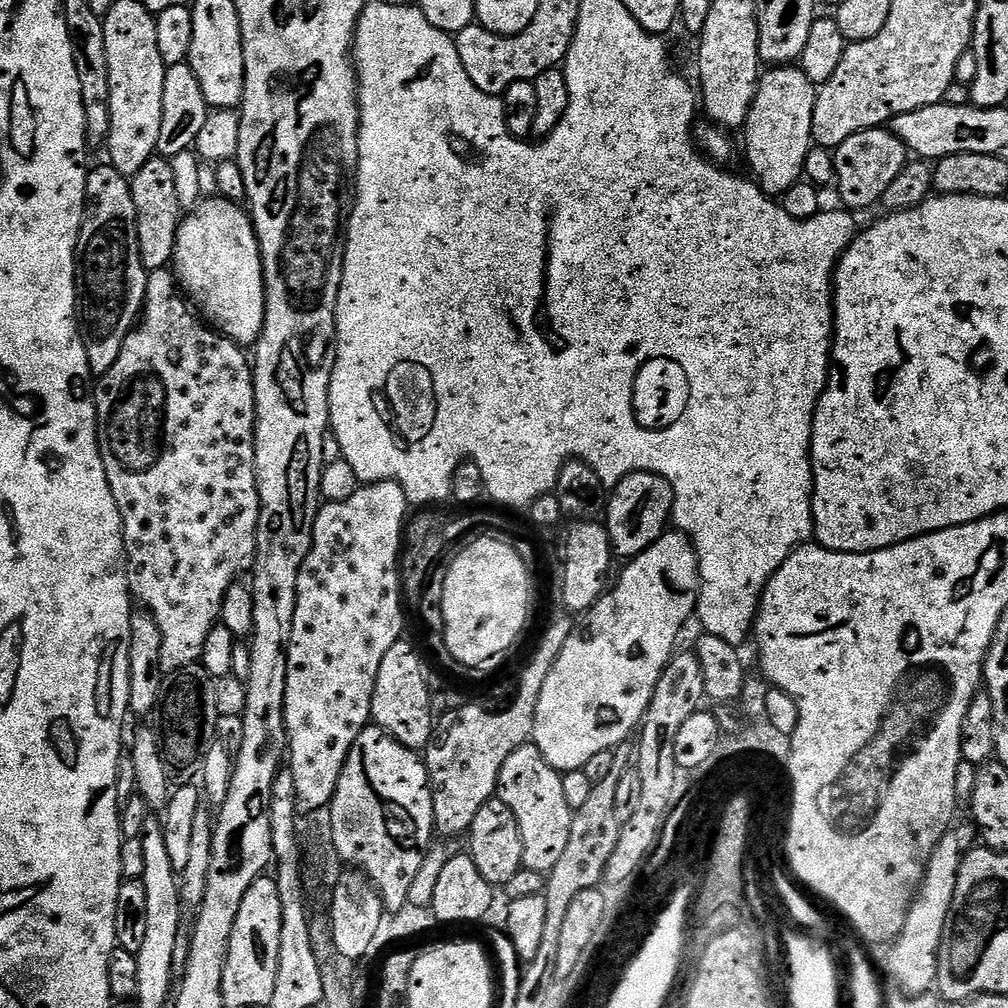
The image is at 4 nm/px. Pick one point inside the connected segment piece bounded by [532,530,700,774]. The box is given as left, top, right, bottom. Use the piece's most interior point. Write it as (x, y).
(597, 692)

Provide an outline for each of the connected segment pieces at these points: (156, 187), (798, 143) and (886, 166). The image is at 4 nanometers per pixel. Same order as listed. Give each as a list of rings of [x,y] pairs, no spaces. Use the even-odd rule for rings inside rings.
[[[157,154],[150,162],[146,162],[146,166],[142,166],[142,170],[138,170],[138,174],[130,177],[138,226],[138,250],[142,266],[149,273],[172,264],[174,246],[180,229],[182,211],[178,204],[177,184],[174,183],[171,164],[171,159]]]
[[[796,66],[769,67],[761,75],[759,84],[756,85],[756,97],[750,106],[750,114],[742,129],[744,152],[748,155],[748,164],[752,167],[753,174],[751,175],[755,183],[773,198],[783,196],[786,190],[790,190],[790,186],[794,186],[803,177],[806,154],[814,146],[812,123],[817,91],[817,85],[812,84],[810,78],[806,78],[806,74]]]
[[[887,127],[869,128],[867,132],[859,132],[846,142],[842,142],[834,150],[836,157],[836,179],[834,189],[840,195],[845,209],[868,208],[880,204],[882,194],[886,194],[886,186],[902,170],[910,159],[910,153],[904,143]]]

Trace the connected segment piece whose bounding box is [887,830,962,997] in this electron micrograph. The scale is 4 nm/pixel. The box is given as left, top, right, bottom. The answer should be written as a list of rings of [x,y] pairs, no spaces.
[[[949,830],[940,839],[938,846],[934,846],[934,854],[924,871],[924,880],[912,897],[912,905],[908,907],[906,922],[902,926],[900,935],[887,949],[889,950],[888,972],[896,979],[896,984],[900,987],[899,991],[909,997],[923,996],[933,991],[940,943],[944,937],[946,918],[950,914],[950,902],[954,902],[954,886],[958,886],[961,859],[960,840],[955,836],[955,831]]]

